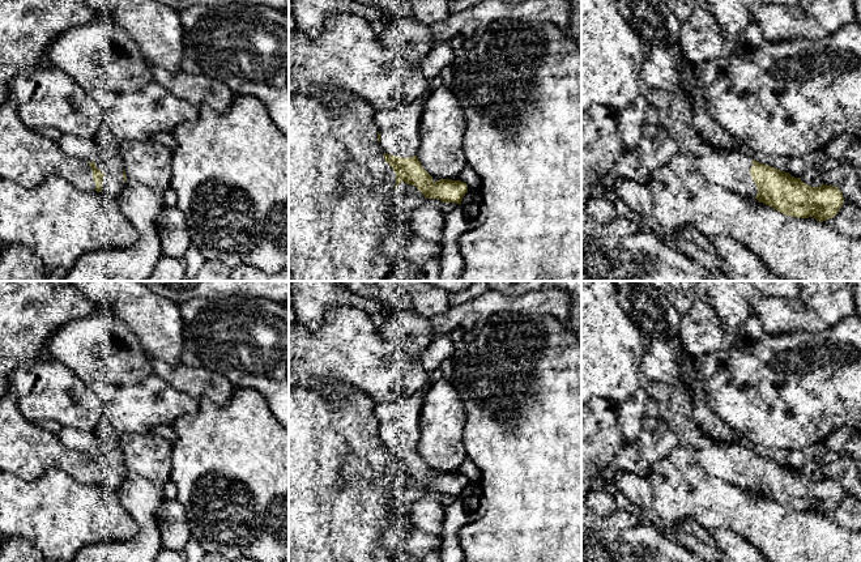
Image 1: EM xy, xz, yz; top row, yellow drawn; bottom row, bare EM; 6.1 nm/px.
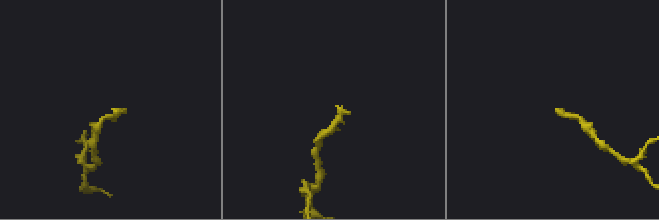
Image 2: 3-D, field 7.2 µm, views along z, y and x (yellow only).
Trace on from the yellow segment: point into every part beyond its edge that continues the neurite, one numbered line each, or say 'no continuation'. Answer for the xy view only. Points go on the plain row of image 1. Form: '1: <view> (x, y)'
1: xy (113, 476)

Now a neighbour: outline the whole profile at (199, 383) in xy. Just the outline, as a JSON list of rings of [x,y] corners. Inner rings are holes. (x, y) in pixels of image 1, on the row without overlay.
[[[153,357],[150,359],[159,378],[197,401],[209,399],[217,405],[226,405],[235,392],[235,387],[218,371],[204,366],[170,365]]]

